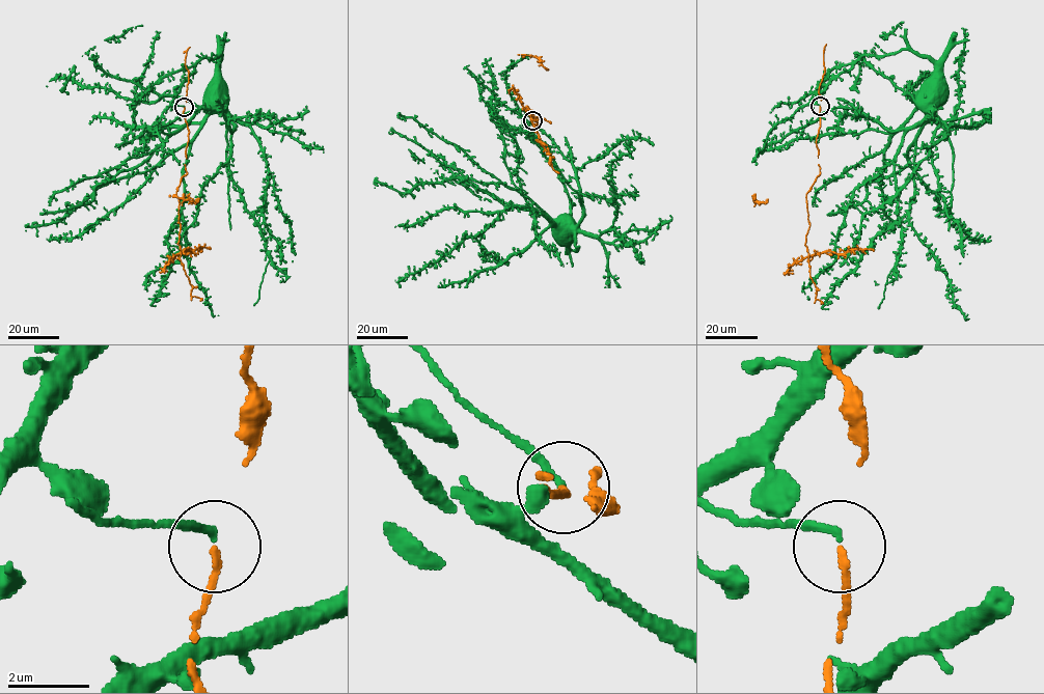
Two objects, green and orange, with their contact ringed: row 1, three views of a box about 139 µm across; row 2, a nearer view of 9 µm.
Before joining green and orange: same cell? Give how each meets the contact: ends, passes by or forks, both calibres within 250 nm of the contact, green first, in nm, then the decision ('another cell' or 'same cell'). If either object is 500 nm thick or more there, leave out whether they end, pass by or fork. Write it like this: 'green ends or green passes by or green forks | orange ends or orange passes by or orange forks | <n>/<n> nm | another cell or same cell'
green ends | orange ends | 170/150 nm | another cell

